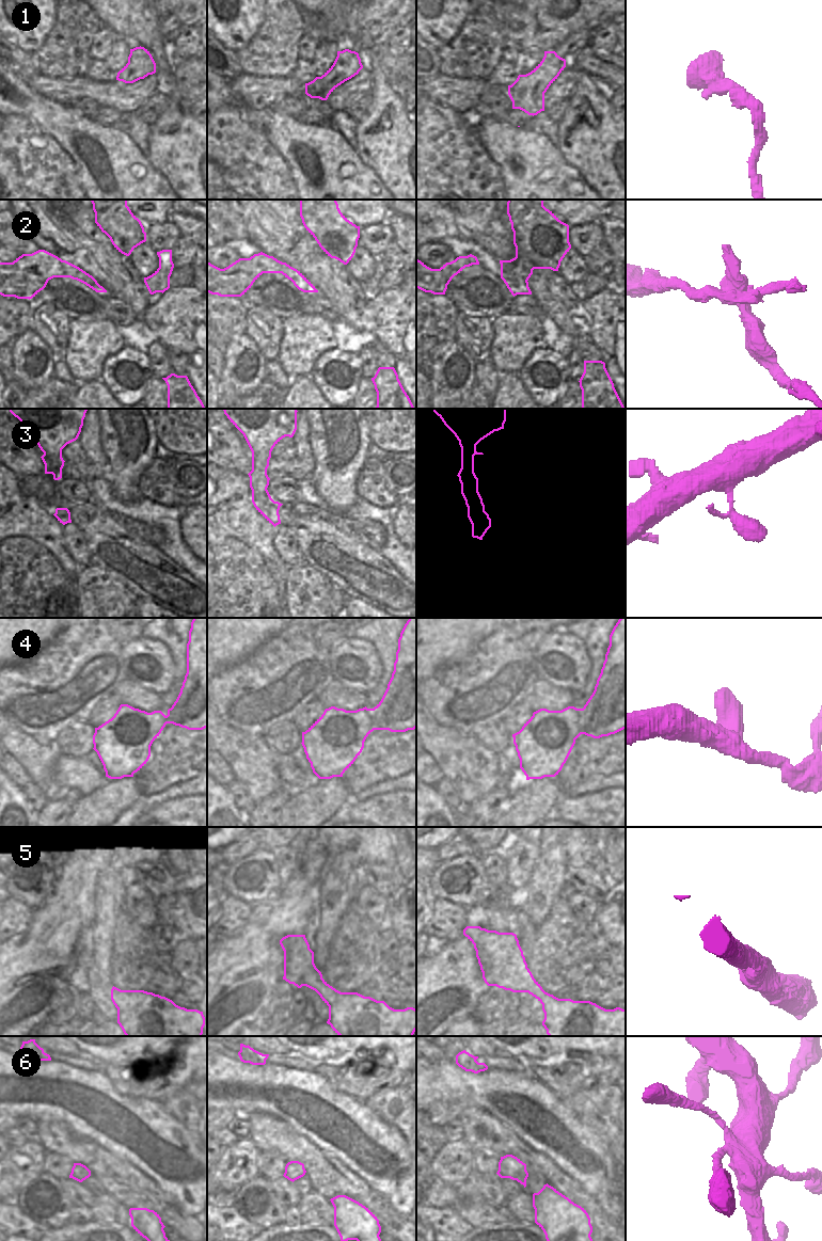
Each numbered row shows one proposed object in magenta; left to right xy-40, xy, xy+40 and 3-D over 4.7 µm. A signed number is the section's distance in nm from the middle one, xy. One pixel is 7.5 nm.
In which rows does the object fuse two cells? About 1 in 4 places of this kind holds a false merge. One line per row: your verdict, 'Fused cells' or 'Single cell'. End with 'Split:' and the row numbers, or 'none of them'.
1: Single cell
2: Fused cells
3: Single cell
4: Single cell
5: Single cell
6: Single cell
Split: 2.

